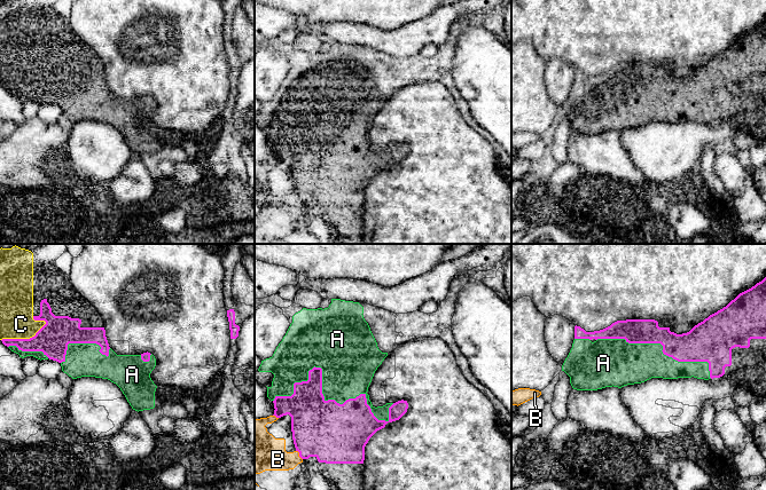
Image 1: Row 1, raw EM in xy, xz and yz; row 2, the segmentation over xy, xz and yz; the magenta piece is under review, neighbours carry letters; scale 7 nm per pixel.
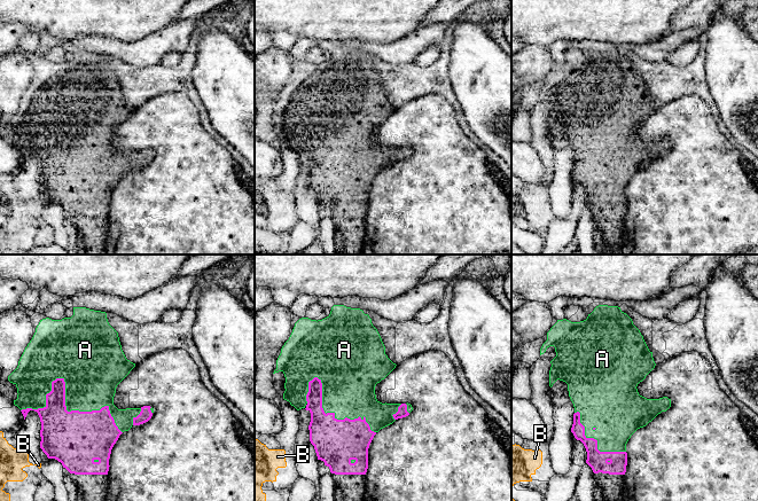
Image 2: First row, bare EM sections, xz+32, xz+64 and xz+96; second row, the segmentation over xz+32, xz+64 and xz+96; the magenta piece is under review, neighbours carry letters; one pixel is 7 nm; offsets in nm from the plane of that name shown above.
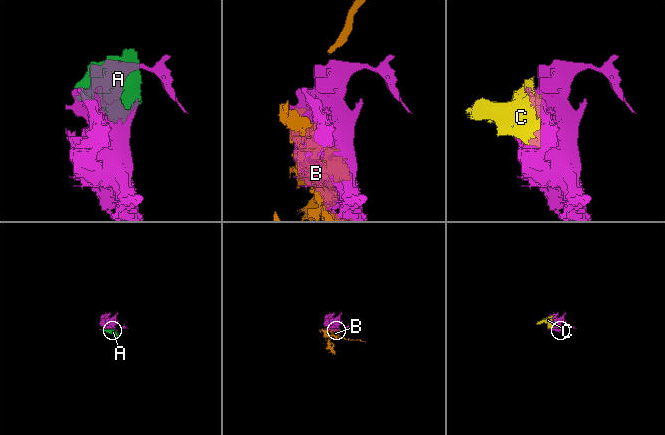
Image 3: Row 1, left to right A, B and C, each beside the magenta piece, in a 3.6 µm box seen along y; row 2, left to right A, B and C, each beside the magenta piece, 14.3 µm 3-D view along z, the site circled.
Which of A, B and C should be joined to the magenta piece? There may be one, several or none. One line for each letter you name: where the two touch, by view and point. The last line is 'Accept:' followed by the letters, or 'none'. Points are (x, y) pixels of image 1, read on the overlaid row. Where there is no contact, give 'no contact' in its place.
A: xz (321, 389)
Accept: A

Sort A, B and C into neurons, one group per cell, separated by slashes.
A / B C

